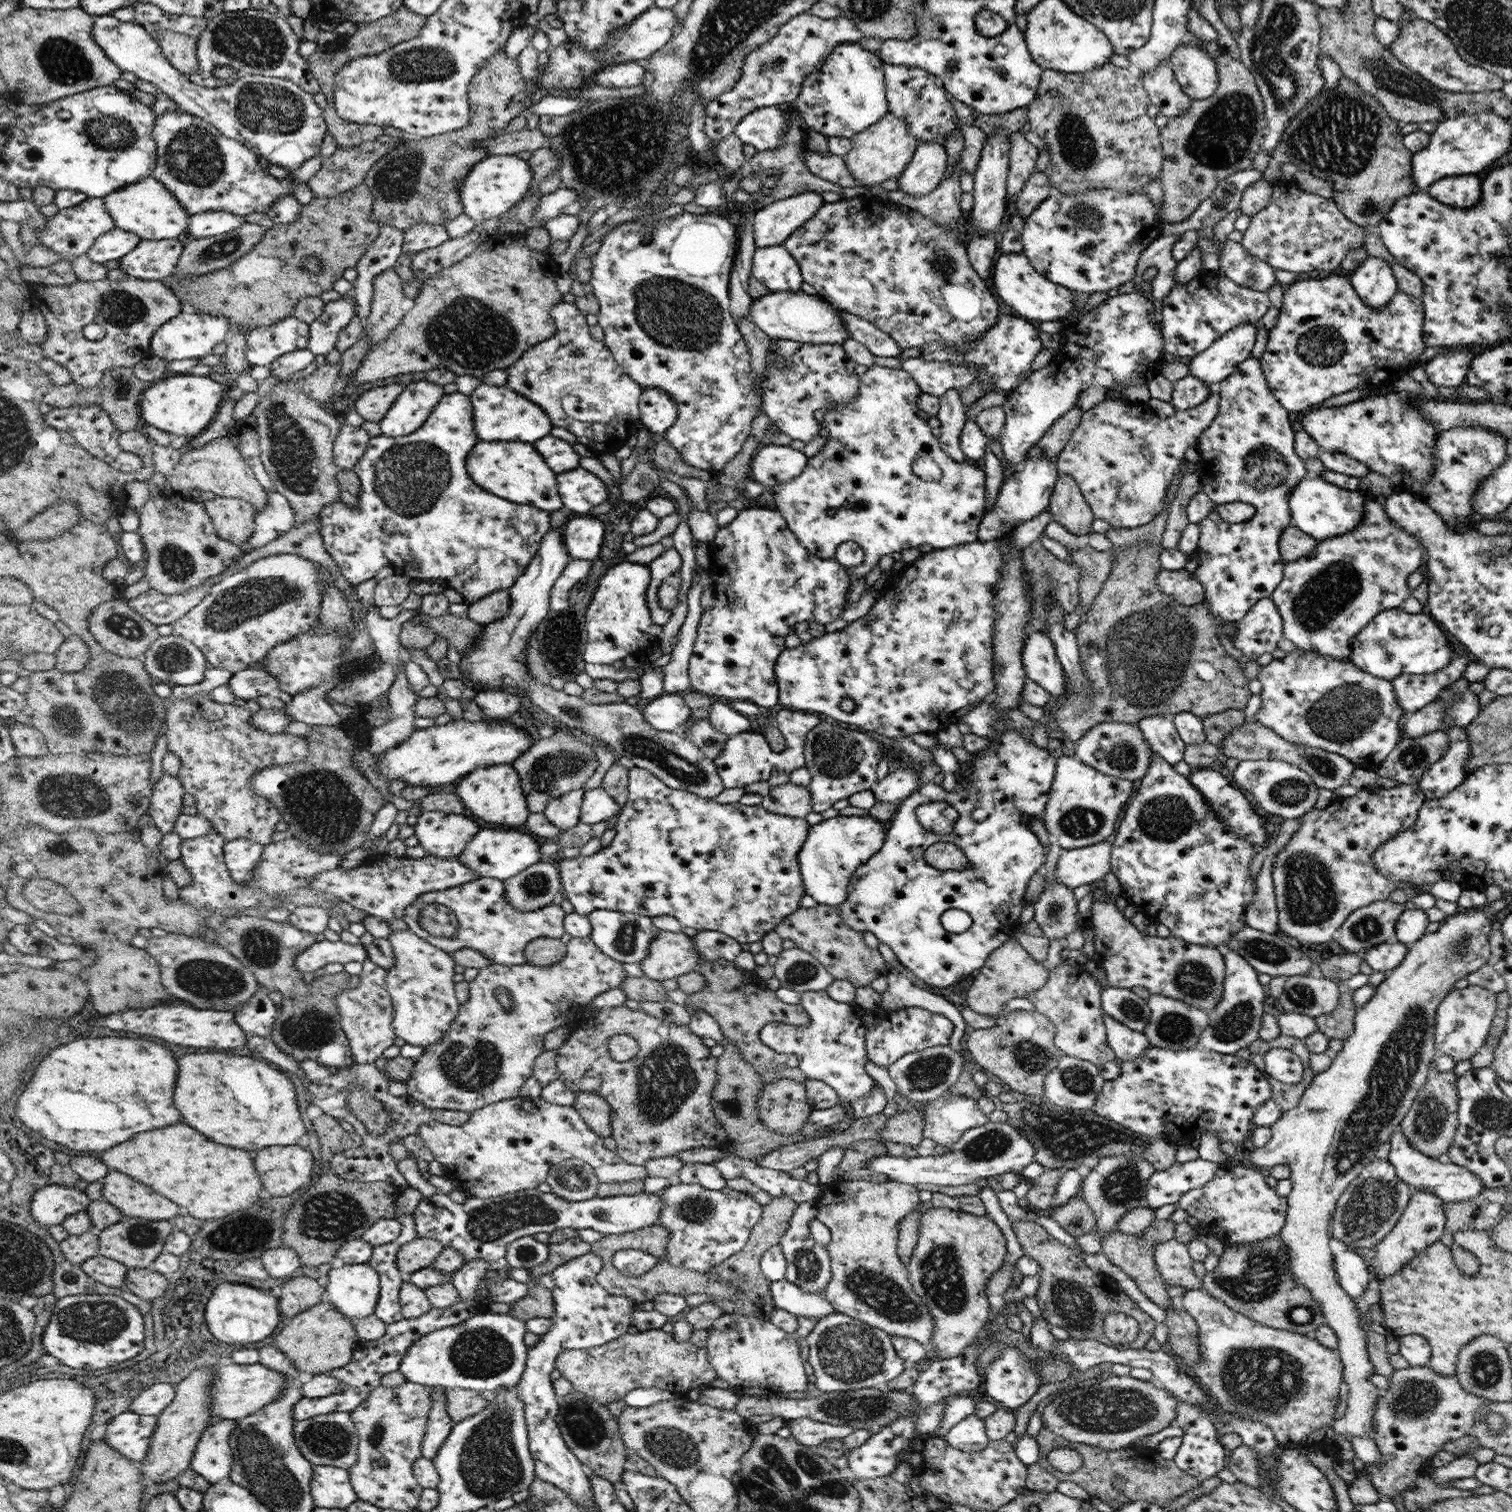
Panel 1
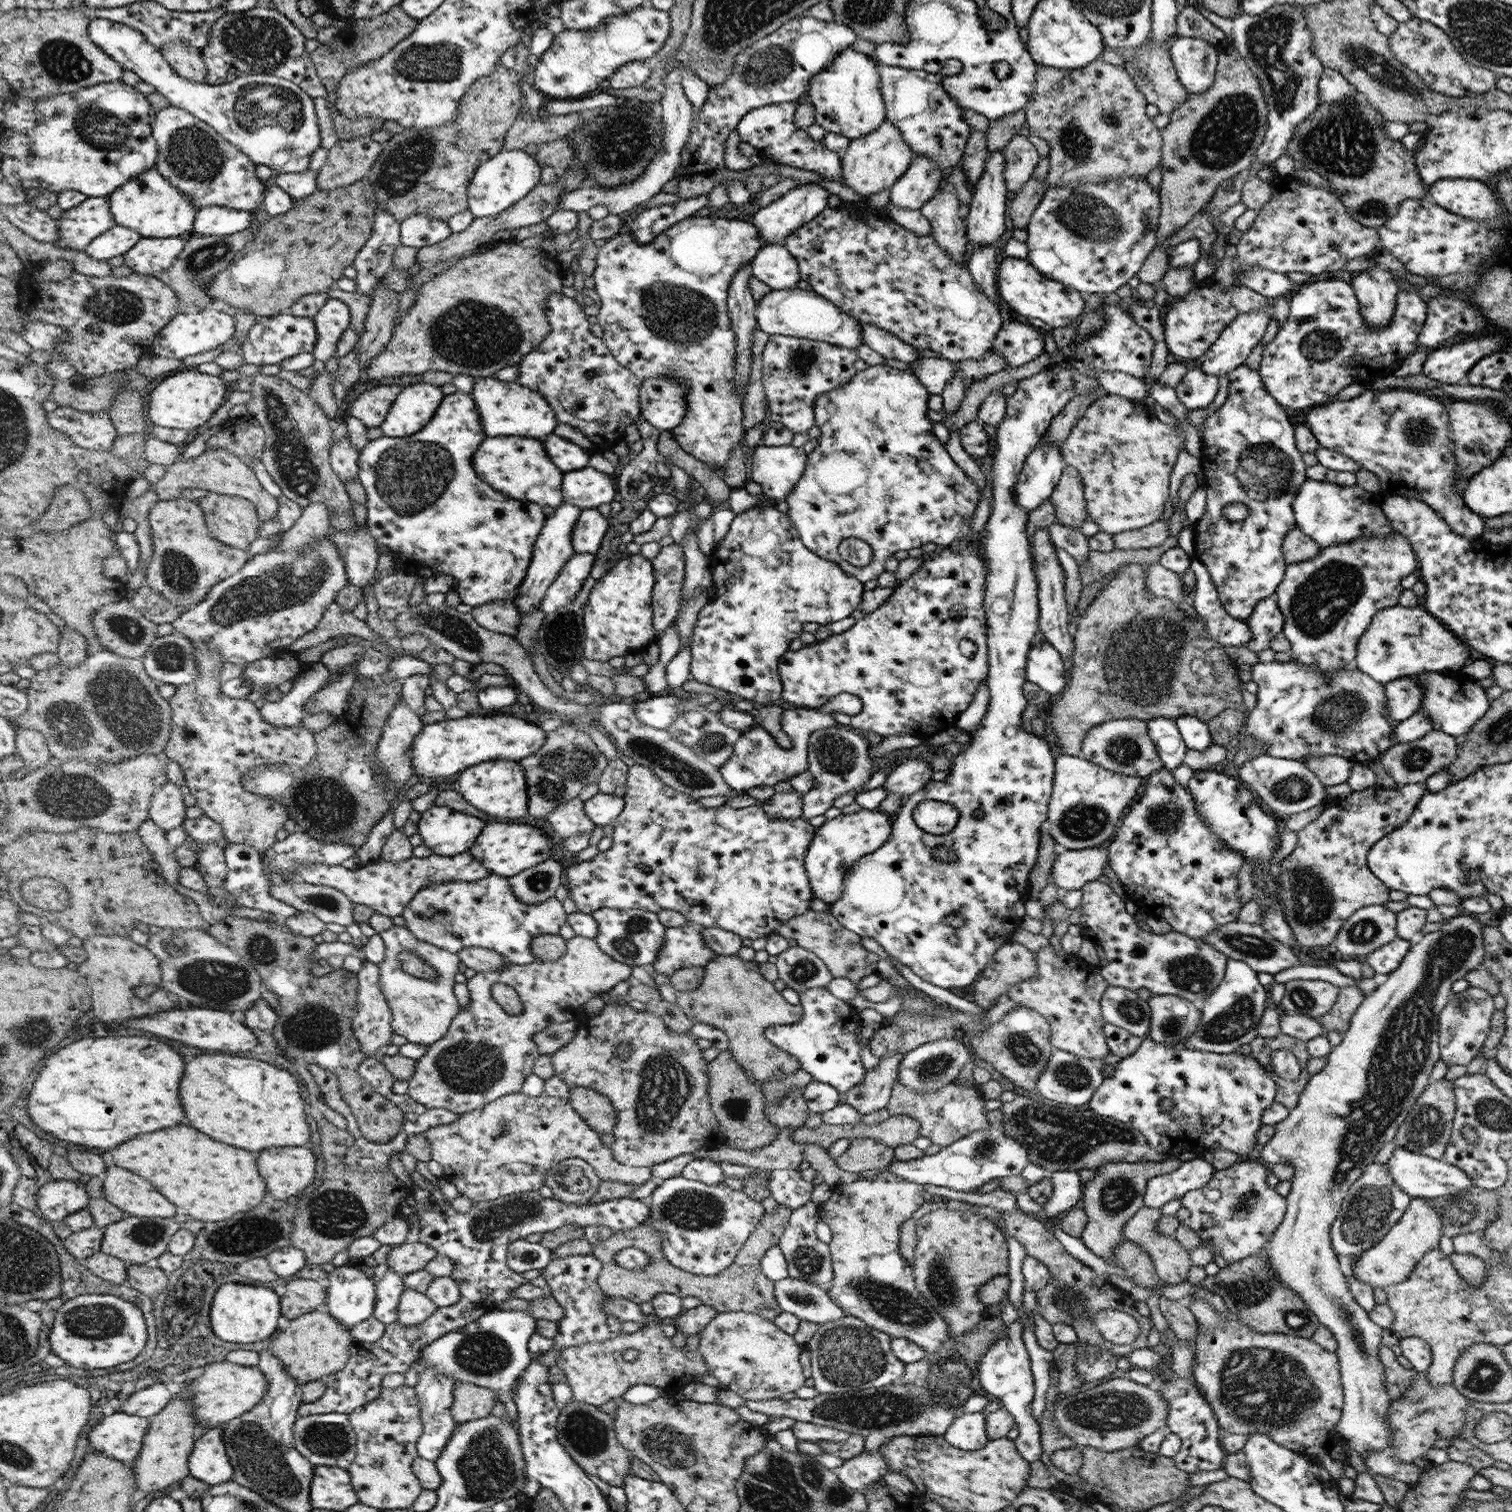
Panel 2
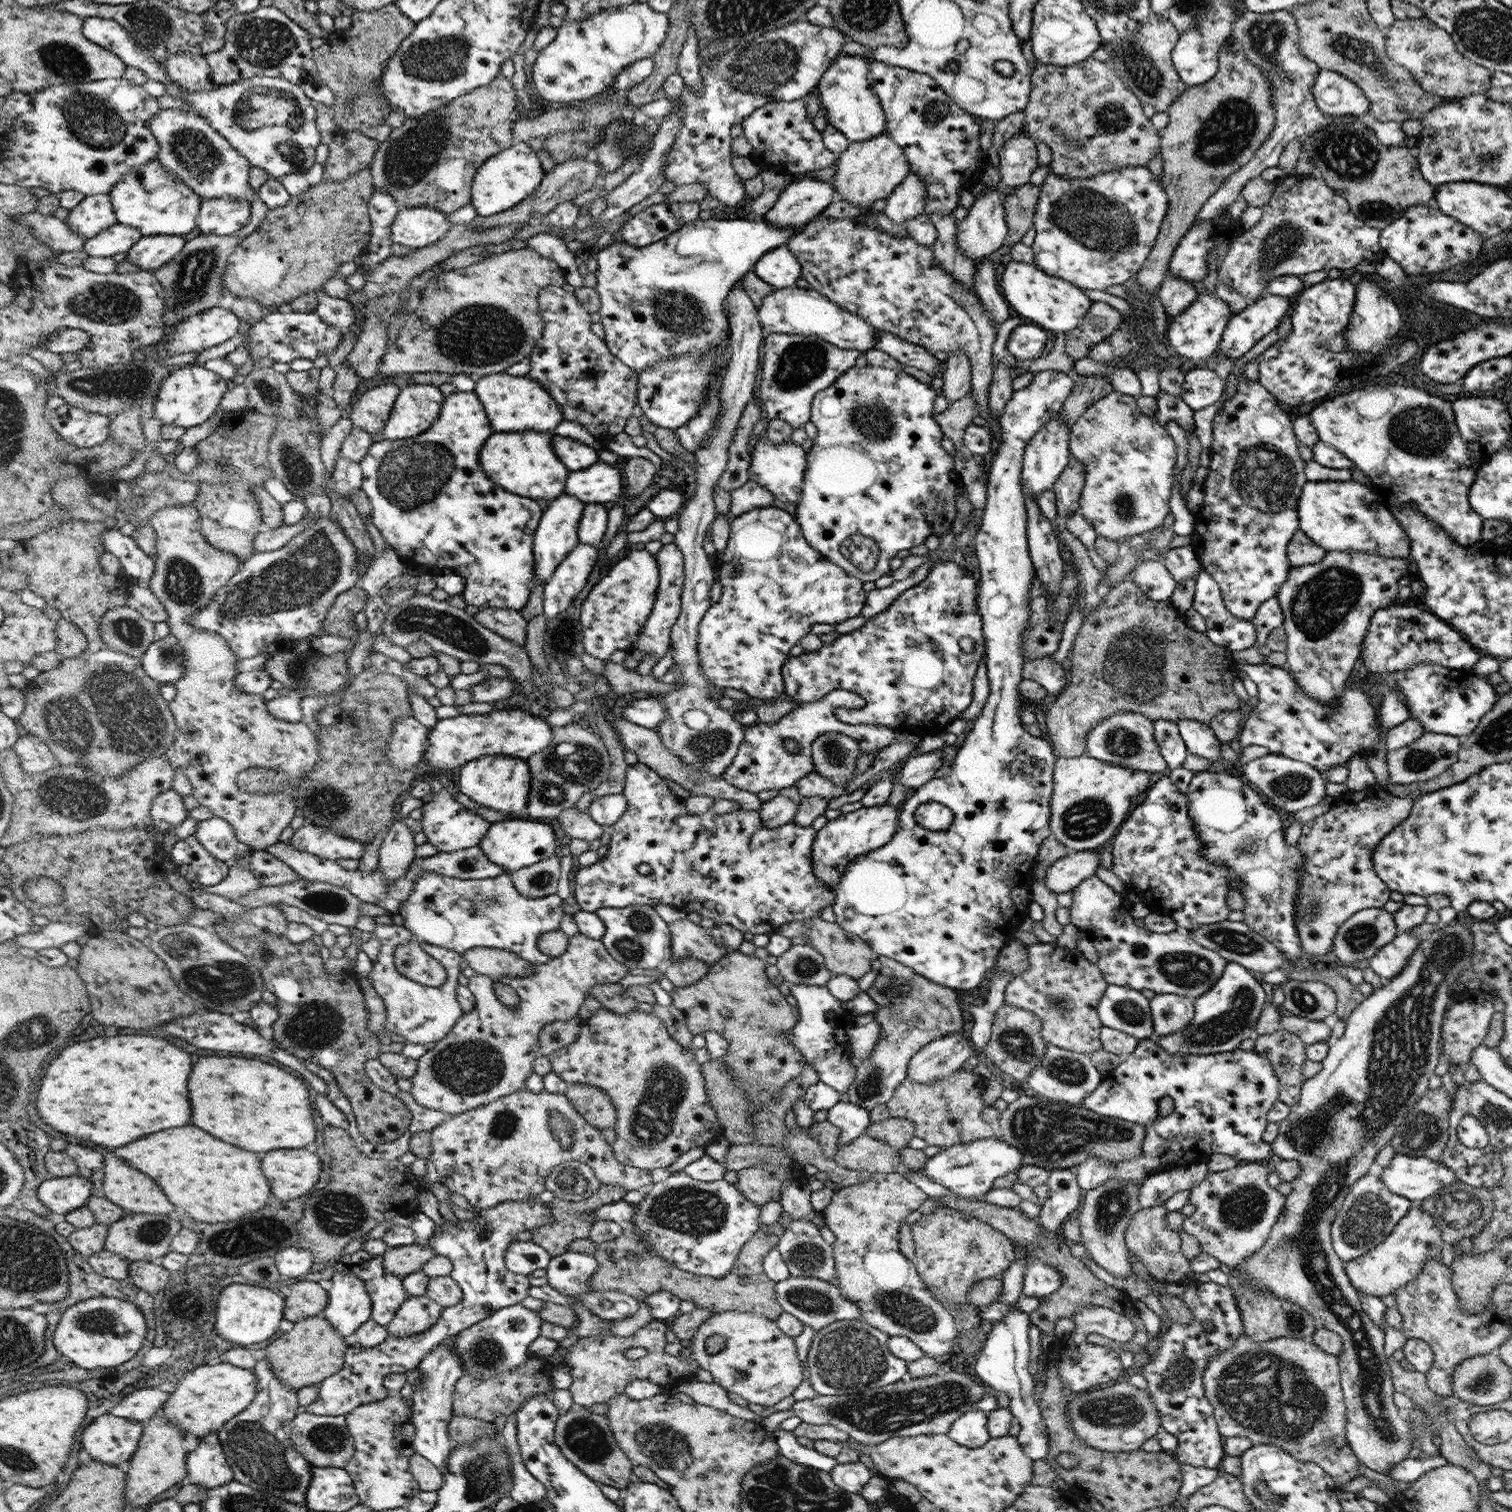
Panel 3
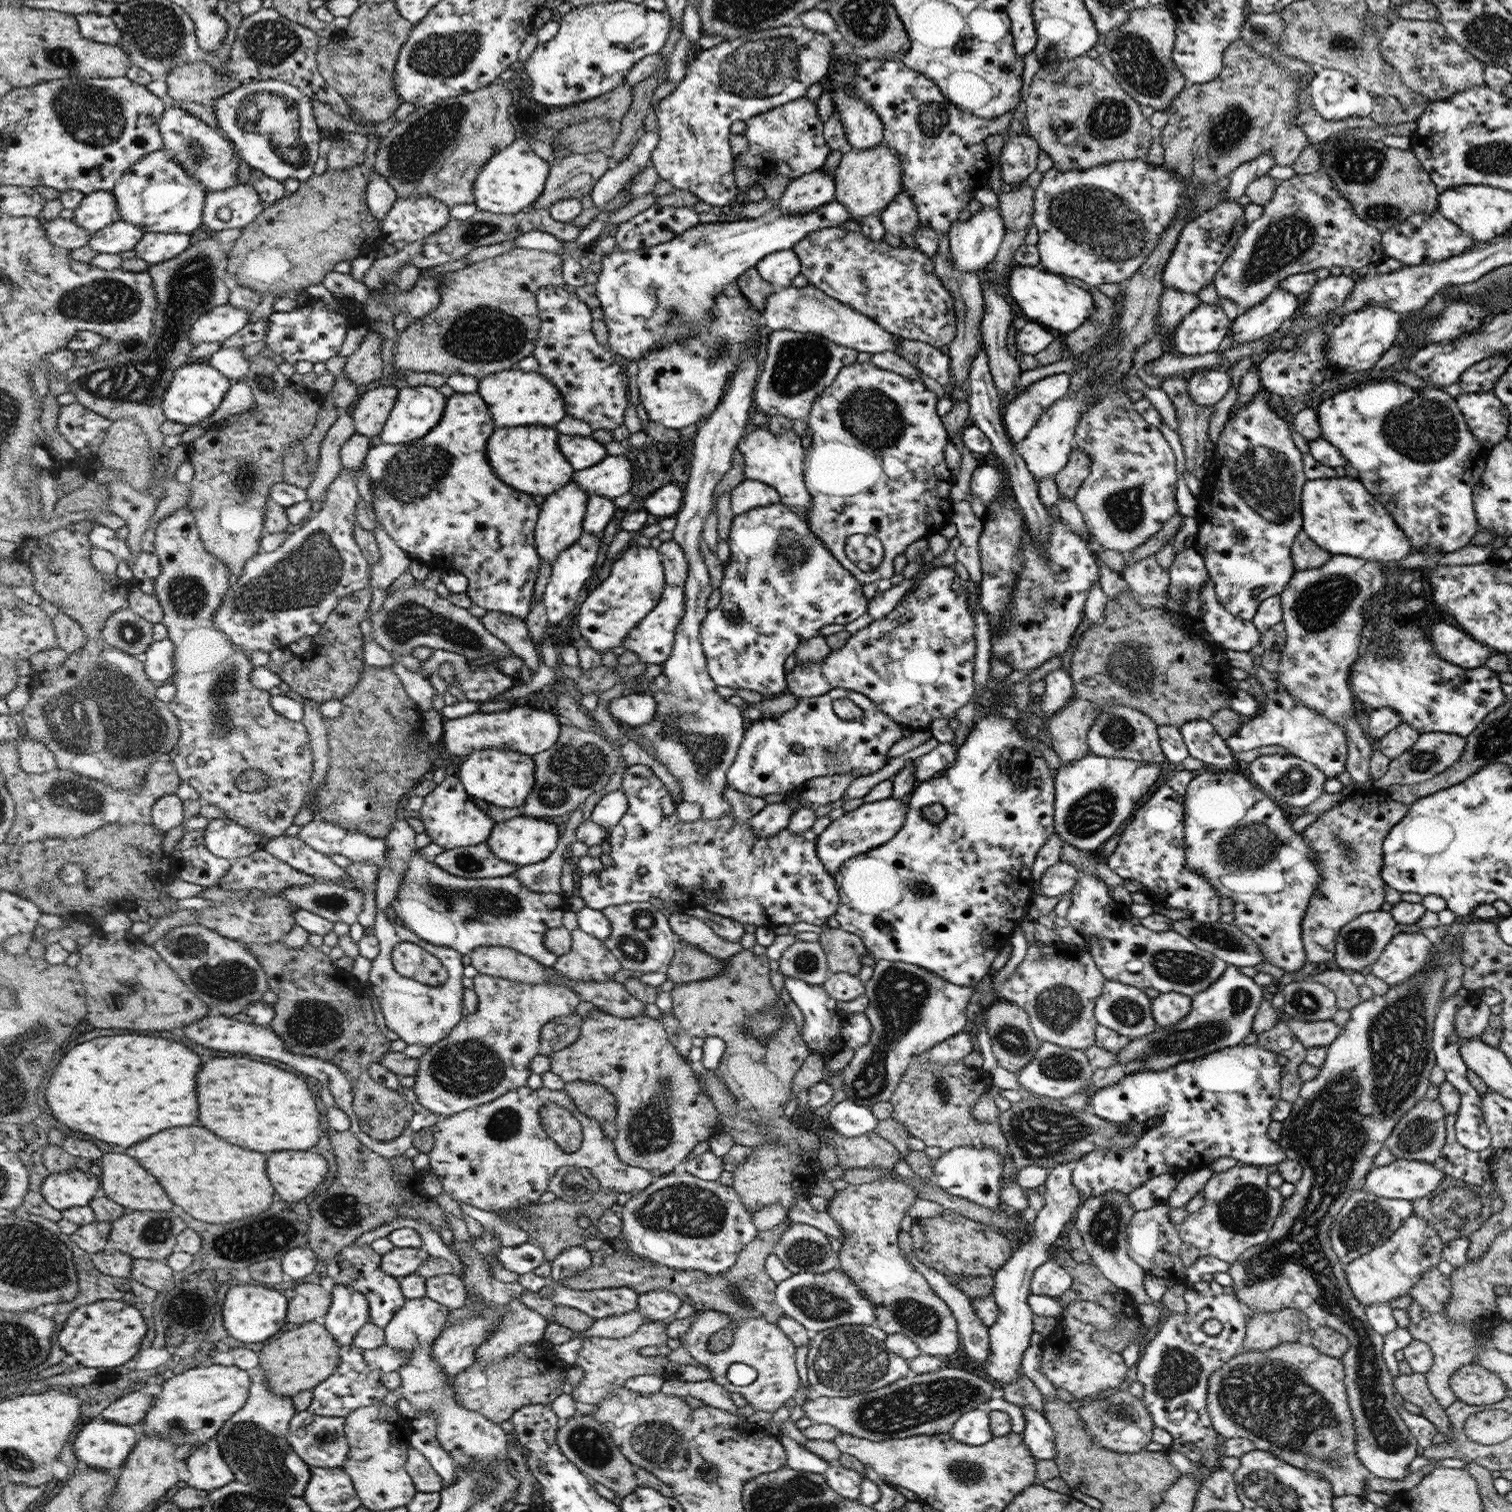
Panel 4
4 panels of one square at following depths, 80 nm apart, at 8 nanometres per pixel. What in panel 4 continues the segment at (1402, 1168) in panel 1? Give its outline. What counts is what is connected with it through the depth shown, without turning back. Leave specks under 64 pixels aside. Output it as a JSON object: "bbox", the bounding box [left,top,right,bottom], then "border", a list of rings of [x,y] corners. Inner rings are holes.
{"bbox":[1360,1159,1448,1201],"border":[[[1395,1159],[1389,1166],[1378,1167],[1372,1174],[1366,1175],[1360,1188],[1378,1198],[1394,1198],[1394,1200],[1414,1201],[1429,1196],[1448,1174],[1436,1167],[1436,1164],[1410,1160]]]}

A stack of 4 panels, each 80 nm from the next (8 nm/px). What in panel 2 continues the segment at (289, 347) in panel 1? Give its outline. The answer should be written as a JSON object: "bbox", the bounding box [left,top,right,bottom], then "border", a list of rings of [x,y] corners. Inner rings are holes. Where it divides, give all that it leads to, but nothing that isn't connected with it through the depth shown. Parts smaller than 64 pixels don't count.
{"bbox":[241,311,318,364],"border":[[[287,311],[258,320],[254,326],[249,328],[245,341],[241,344],[243,362],[248,364],[279,364],[281,360],[296,356],[301,352],[312,353],[315,349],[315,342],[318,341],[318,327],[315,326],[313,318],[290,315]]]}

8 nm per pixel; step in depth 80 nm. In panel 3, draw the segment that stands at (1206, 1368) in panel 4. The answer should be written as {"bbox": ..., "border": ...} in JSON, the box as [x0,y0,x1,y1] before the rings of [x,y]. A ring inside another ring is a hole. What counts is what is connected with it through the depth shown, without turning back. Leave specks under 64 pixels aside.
{"bbox":[1140,1281,1244,1469],"border":[[[1213,1281],[1188,1288],[1181,1298],[1191,1310],[1193,1321],[1188,1326],[1167,1324],[1159,1335],[1160,1340],[1156,1353],[1151,1355],[1150,1361],[1142,1366],[1140,1374],[1143,1374],[1148,1381],[1146,1391],[1150,1393],[1152,1406],[1156,1406],[1156,1412],[1159,1413],[1162,1429],[1173,1434],[1179,1442],[1176,1452],[1179,1464],[1190,1464],[1196,1468],[1204,1466],[1204,1468],[1221,1469],[1221,1462],[1226,1456],[1223,1447],[1224,1437],[1218,1430],[1213,1408],[1205,1397],[1203,1372],[1212,1357],[1235,1345],[1236,1338],[1244,1333],[1242,1317],[1237,1307],[1239,1300],[1230,1287],[1218,1285]],[[1206,1322],[1212,1322],[1215,1326],[1213,1331],[1204,1329]]]}

